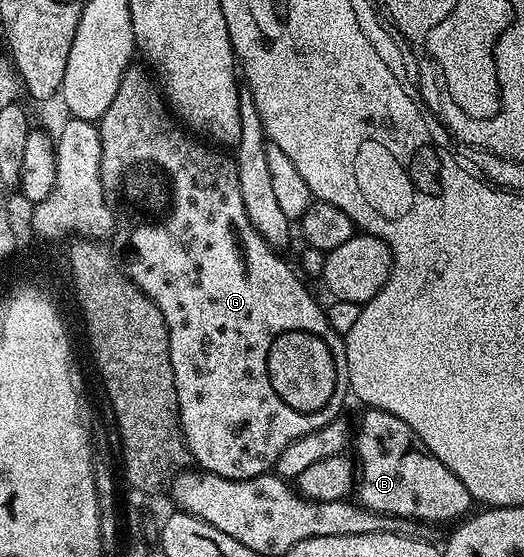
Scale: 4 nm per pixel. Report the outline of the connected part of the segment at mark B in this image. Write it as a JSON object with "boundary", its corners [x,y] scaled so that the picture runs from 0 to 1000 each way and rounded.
{"boundary":[[[697,732],[687,765],[676,770],[677,826],[683,829],[685,905],[710,921],[744,928],[777,930],[777,921],[885,921],[903,912],[897,882],[798,788],[798,781],[760,745]]]}

